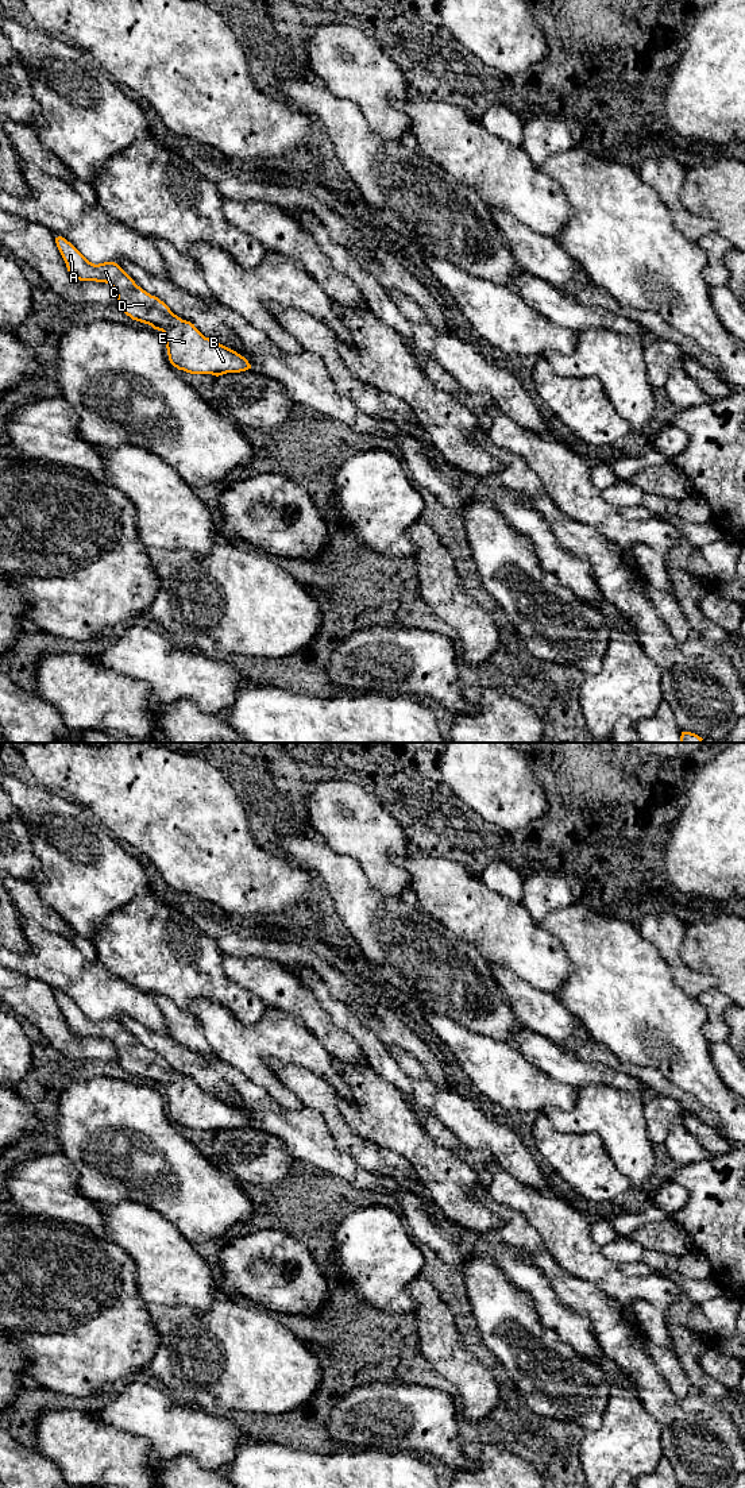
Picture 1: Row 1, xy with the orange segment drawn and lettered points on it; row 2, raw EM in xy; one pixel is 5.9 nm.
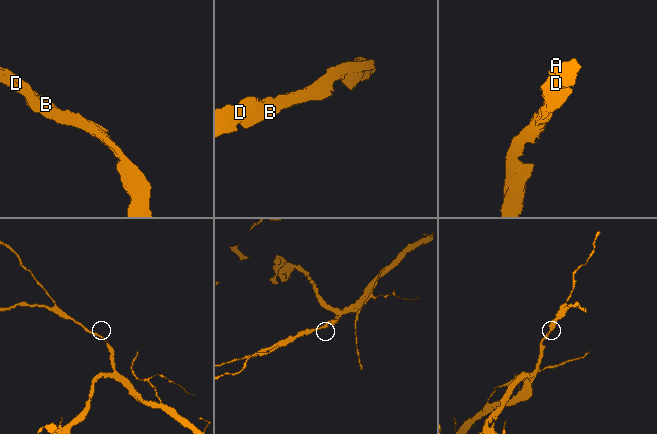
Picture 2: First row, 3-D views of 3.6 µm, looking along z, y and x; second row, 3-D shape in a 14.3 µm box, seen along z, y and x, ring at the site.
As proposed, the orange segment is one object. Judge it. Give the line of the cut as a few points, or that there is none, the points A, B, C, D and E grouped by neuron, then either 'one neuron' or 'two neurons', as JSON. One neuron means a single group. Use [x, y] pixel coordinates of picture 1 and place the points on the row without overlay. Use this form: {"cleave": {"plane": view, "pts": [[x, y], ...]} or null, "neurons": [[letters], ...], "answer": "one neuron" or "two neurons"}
{"cleave": null, "neurons": [["A", "B", "C", "D", "E"]], "answer": "one neuron"}

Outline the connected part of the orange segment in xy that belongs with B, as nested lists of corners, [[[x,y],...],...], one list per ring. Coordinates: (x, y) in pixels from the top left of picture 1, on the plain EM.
[[[55,994],[67,1028],[80,1037],[105,1038],[117,1052],[117,1063],[132,1076],[162,1087],[170,1119],[190,1130],[223,1132],[251,1125],[236,1107],[205,1094],[190,1078],[174,1071],[158,1053],[151,1052],[115,1018],[94,1021],[65,994]]]

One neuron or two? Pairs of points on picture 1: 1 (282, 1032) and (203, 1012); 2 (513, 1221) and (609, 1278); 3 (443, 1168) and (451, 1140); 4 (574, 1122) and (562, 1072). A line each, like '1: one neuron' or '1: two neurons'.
1: one neuron
2: two neurons
3: two neurons
4: two neurons

